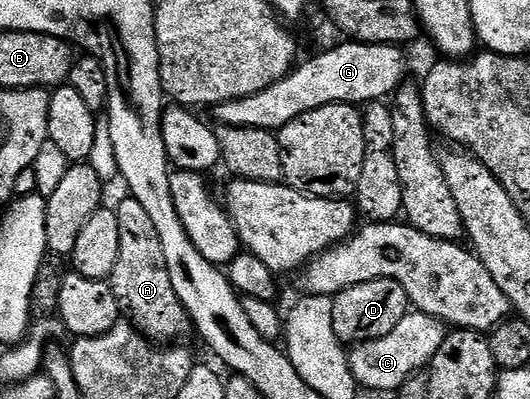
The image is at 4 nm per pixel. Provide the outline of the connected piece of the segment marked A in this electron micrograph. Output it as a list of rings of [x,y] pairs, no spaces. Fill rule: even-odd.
[[[130,195],[125,196],[121,205],[115,206],[118,215],[118,263],[114,263],[114,271],[110,284],[114,295],[120,301],[121,310],[130,316],[131,324],[143,336],[153,343],[168,343],[171,337],[184,337],[193,332],[188,312],[182,307],[178,295],[174,295],[174,287],[170,283],[170,271],[166,267],[166,259],[162,255],[162,242],[158,239],[158,230],[154,227],[149,213]]]

